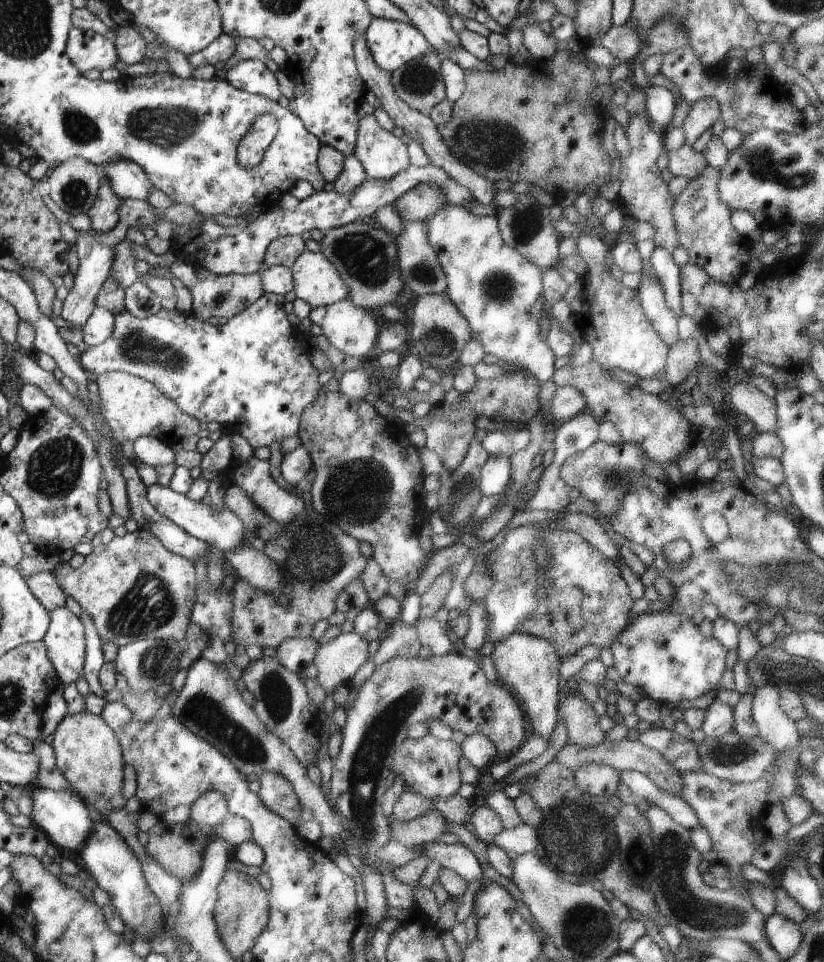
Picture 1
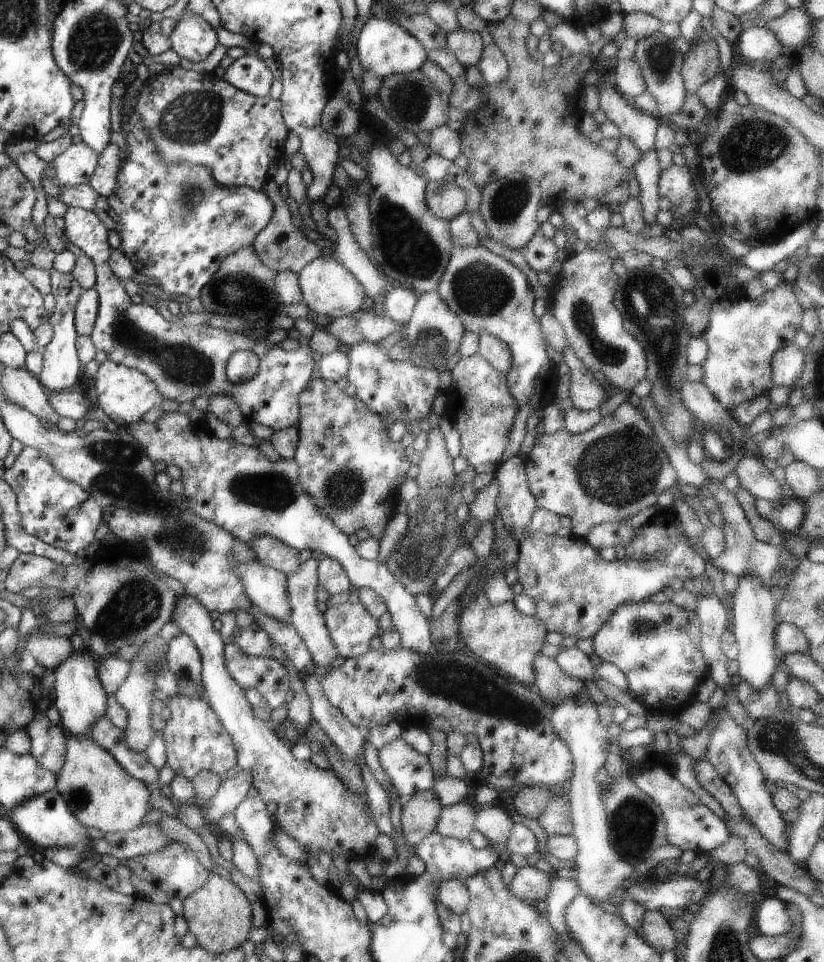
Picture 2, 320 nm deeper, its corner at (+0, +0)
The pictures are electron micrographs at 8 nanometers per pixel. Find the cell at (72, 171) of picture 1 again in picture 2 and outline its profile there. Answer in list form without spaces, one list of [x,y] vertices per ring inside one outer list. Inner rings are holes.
[[[80,142],[52,159],[48,164],[54,168],[55,180],[59,186],[82,186],[89,184],[98,166],[99,156],[90,146]]]

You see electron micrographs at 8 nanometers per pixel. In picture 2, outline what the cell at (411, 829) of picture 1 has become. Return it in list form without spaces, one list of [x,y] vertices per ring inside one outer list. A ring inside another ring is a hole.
[[[460,802],[454,806],[444,806],[440,812],[436,833],[444,837],[466,840],[475,830],[474,820],[478,807],[468,802]]]

